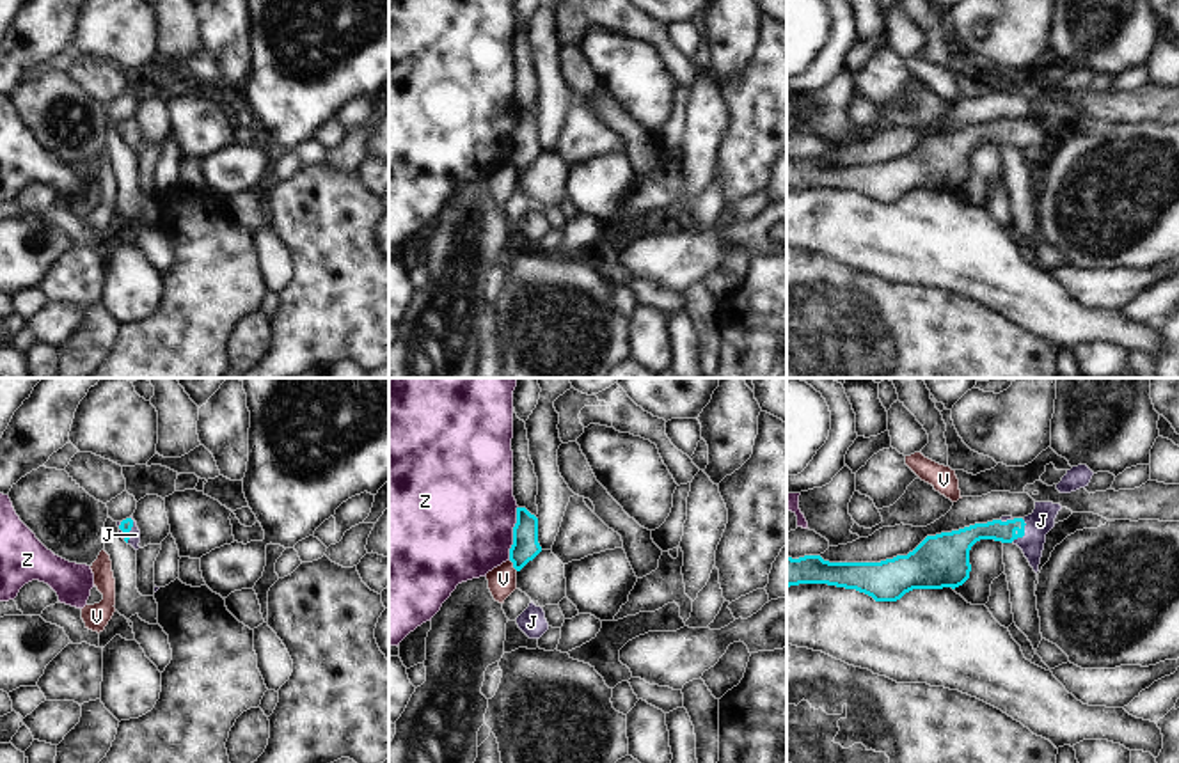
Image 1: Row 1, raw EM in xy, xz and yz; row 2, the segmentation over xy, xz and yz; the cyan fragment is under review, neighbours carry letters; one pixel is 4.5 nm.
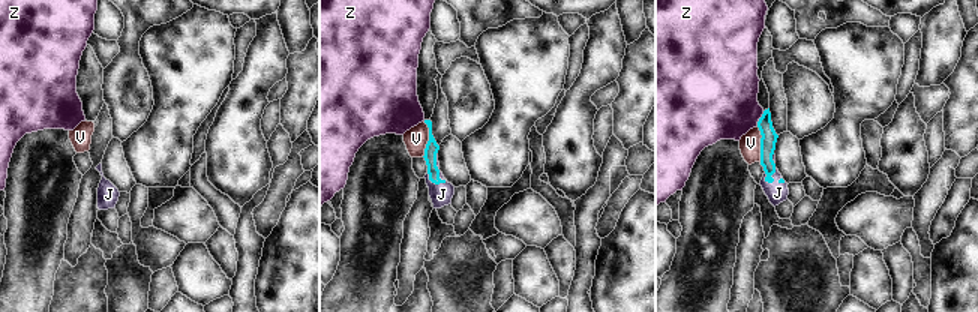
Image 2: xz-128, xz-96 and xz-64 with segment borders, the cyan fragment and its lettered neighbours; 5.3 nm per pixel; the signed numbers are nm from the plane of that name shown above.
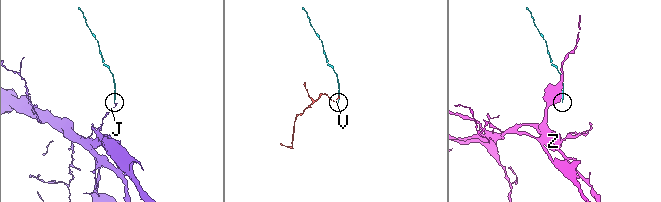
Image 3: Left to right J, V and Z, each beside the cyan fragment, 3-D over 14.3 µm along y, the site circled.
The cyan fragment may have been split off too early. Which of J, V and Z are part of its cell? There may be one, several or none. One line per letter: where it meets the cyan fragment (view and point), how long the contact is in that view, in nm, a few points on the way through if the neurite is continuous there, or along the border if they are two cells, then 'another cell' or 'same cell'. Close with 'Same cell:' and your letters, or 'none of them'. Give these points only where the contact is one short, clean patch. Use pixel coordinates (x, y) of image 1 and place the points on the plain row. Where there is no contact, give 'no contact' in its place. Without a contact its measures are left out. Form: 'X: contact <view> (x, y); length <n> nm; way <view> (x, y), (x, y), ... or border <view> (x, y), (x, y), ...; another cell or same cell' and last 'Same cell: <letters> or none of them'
J: contact xy (130, 132); length 120 nm; way xy (126, 126), (130, 132), (135, 137); same cell
V: contact xz (514, 167); length 70 nm; border xz (510, 162), (517, 173); another cell
Z: contact xz (514, 135); length 260 nm; another cell
Same cell: J

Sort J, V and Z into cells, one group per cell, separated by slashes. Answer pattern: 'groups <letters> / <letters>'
groups J / V / Z

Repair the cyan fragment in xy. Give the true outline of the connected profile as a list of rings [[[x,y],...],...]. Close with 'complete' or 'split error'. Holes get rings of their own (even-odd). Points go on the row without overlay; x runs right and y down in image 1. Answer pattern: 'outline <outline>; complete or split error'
outline [[[133,119],[123,122],[123,124],[117,124],[117,130],[119,130],[119,137],[121,140],[131,147],[135,153],[138,153],[138,146],[140,146],[140,133],[137,130],[137,124],[133,122]]]; split error

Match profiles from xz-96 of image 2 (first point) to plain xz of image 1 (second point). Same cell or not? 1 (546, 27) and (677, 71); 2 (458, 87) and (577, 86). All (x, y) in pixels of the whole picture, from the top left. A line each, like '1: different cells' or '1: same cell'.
1: different cells
2: different cells

